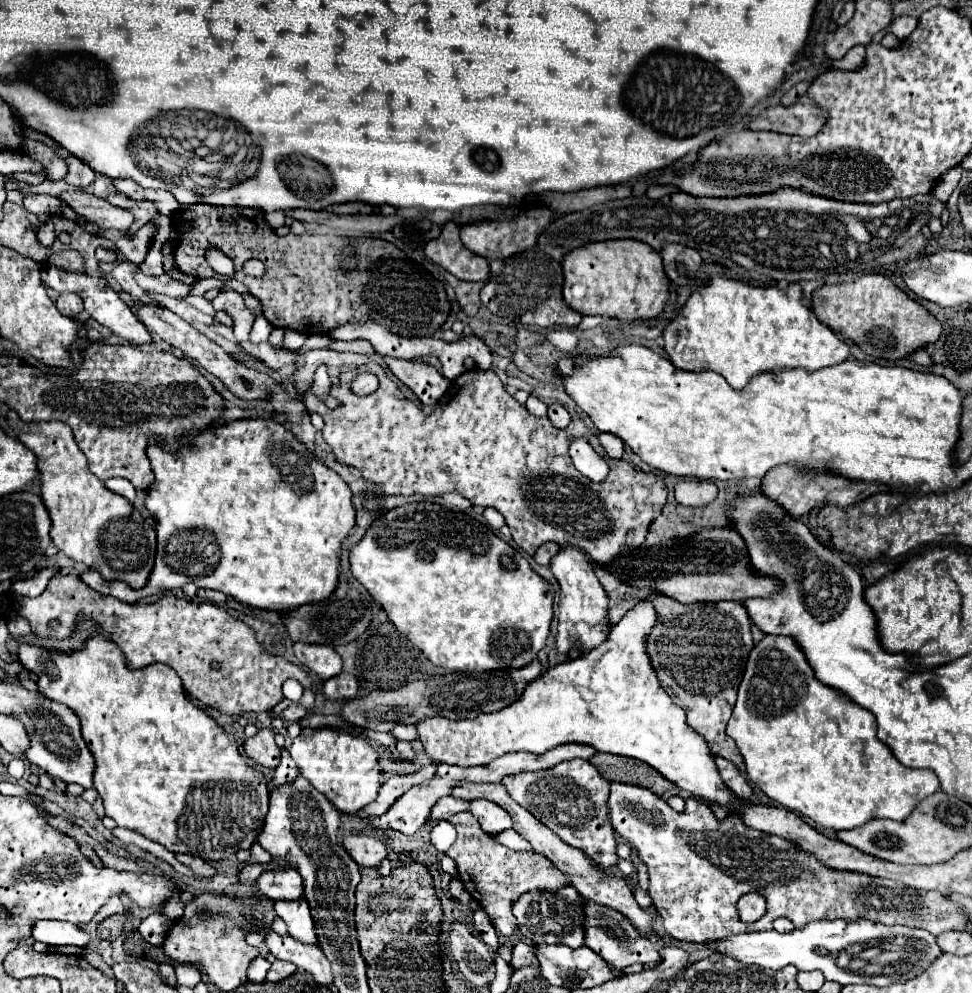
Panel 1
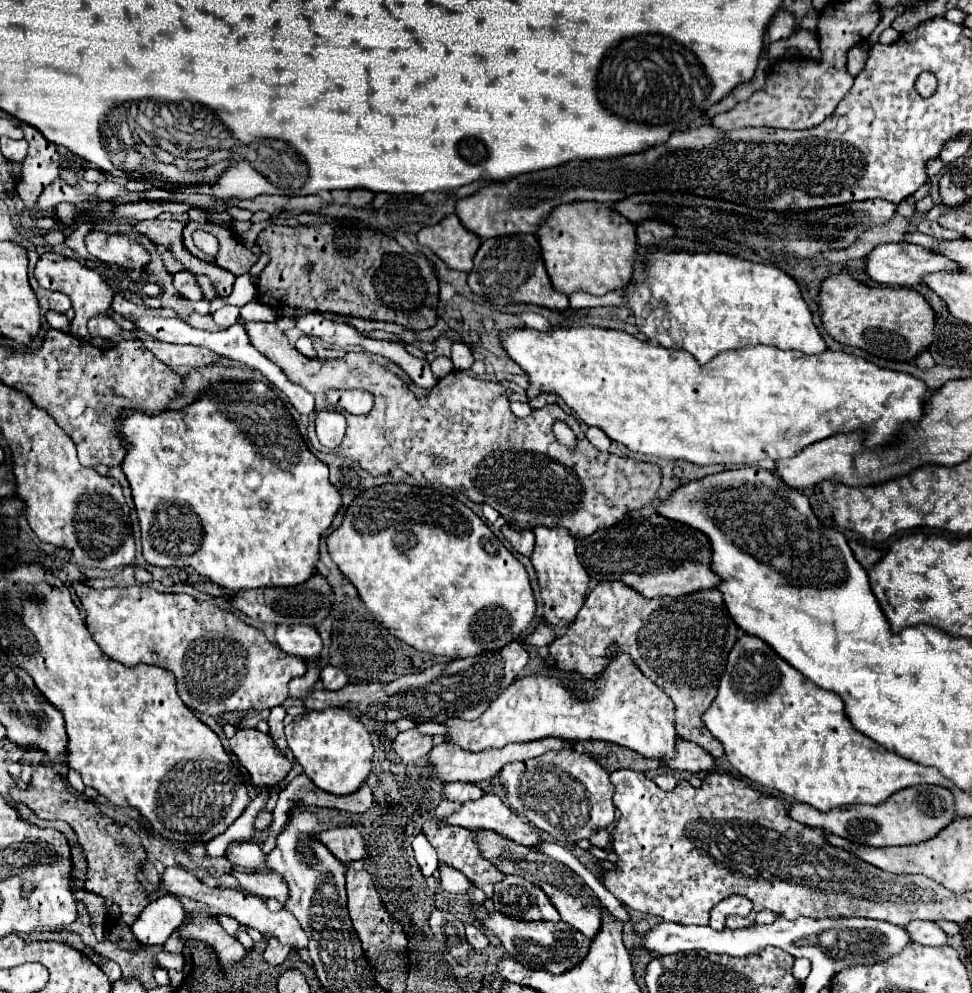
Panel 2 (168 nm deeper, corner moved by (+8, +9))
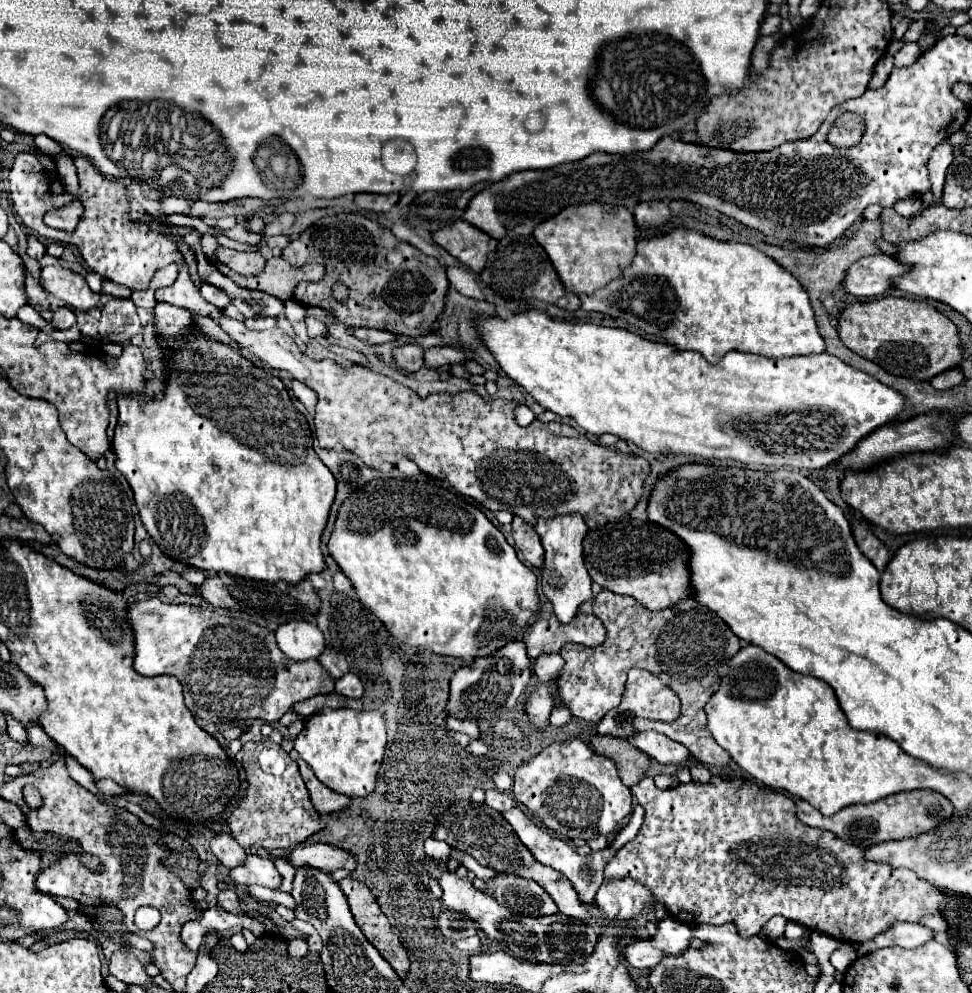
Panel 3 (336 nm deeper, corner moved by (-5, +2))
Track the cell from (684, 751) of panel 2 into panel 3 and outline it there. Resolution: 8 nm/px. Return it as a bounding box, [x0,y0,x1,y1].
[631,732,691,766]

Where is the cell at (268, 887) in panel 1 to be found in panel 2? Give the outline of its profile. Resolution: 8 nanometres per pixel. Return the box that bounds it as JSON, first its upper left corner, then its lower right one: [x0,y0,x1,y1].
[226,841,270,871]

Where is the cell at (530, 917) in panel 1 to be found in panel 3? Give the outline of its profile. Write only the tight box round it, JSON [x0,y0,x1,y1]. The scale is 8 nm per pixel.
[475,874,557,916]

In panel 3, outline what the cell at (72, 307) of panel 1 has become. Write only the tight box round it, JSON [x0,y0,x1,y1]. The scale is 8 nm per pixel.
[51,306,77,330]

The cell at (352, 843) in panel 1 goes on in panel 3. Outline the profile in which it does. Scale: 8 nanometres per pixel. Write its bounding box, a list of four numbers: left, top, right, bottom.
[287,844,359,872]

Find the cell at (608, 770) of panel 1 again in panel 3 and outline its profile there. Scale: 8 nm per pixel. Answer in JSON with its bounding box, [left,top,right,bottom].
[591,734,649,786]

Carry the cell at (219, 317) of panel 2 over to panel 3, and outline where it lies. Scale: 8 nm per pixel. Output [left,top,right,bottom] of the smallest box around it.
[245,318,277,330]

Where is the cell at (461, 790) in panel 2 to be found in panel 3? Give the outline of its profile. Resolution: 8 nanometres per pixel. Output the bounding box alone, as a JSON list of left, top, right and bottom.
[485,790,515,812]

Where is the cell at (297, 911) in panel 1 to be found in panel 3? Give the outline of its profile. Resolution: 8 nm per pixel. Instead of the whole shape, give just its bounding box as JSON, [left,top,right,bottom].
[231,856,281,888]

